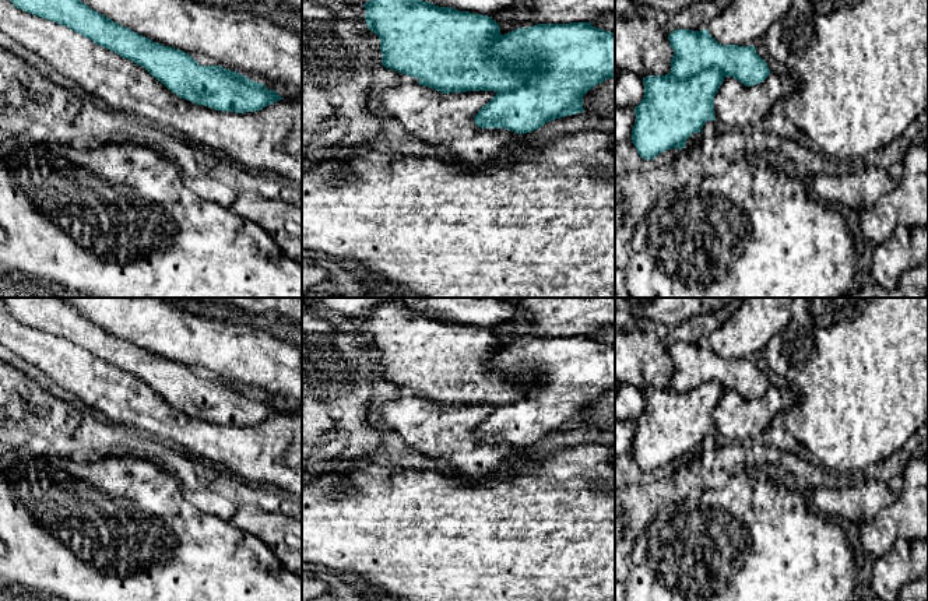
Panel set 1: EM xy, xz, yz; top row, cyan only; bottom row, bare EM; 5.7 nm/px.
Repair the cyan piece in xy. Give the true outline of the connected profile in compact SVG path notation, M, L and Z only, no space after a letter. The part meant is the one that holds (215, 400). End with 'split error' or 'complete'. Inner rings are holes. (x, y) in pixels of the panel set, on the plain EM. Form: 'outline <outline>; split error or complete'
outline M0 298L20 323L46 331L144 380L177 410L221 425L256 425L281 414L275 404L221 379L201 379L189 366L164 359L92 323L60 298Z; complete

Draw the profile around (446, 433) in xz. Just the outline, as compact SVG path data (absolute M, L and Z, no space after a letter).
M401 397L375 408L373 417L408 449L439 460L443 468L482 477L499 474L531 458L524 447L506 442L481 442L475 437L475 428L496 407L443 407L419 397Z

